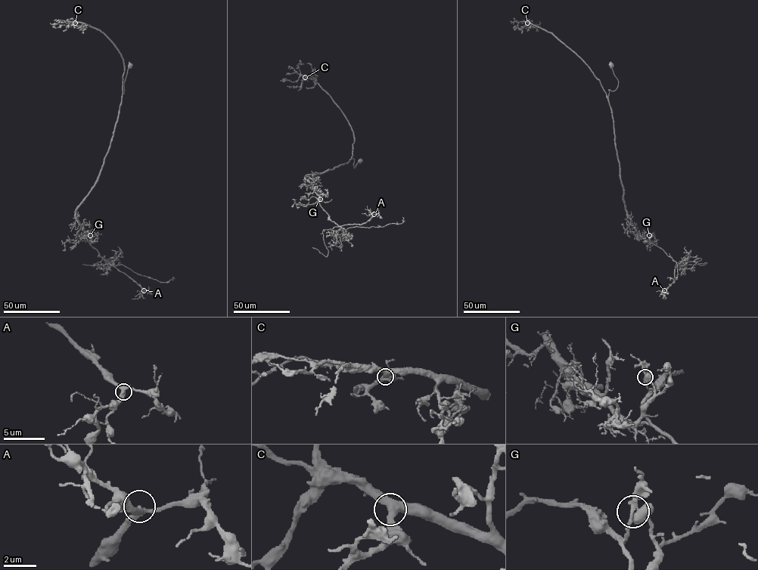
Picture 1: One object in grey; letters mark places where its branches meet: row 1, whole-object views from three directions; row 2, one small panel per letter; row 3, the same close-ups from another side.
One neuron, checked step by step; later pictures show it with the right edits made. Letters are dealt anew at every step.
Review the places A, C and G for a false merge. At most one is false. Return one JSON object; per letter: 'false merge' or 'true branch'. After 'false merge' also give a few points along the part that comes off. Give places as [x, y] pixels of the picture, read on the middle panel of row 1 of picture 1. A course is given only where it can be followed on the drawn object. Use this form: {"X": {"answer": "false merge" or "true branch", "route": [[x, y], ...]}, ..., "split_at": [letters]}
{"A": {"answer": "true branch"}, "C": {"answer": "true branch"}, "G": {"answer": "false merge", "route": [[320, 199], [321, 206], [329, 218], [345, 229], [400, 224], [403, 221], [402, 217]]}, "split_at": ["G"]}

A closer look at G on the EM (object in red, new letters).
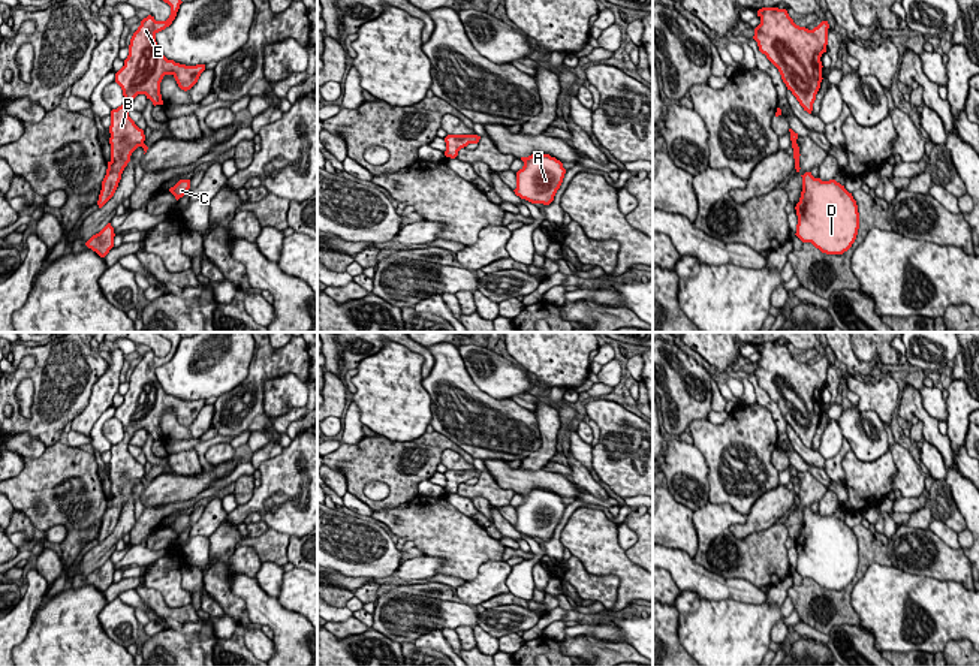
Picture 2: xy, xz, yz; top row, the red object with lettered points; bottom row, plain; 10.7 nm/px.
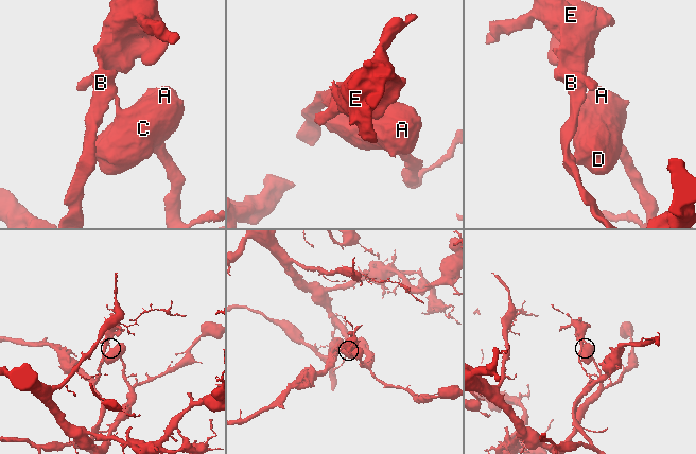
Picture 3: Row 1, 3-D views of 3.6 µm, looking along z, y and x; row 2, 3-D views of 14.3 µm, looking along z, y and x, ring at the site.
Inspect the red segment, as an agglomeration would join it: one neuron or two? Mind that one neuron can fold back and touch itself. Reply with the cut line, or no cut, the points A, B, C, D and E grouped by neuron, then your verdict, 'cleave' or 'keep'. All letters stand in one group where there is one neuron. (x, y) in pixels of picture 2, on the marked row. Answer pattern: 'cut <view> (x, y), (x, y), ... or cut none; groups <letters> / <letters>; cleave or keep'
cut xz (478, 136), (475, 142); groups A C D / B E; cleave

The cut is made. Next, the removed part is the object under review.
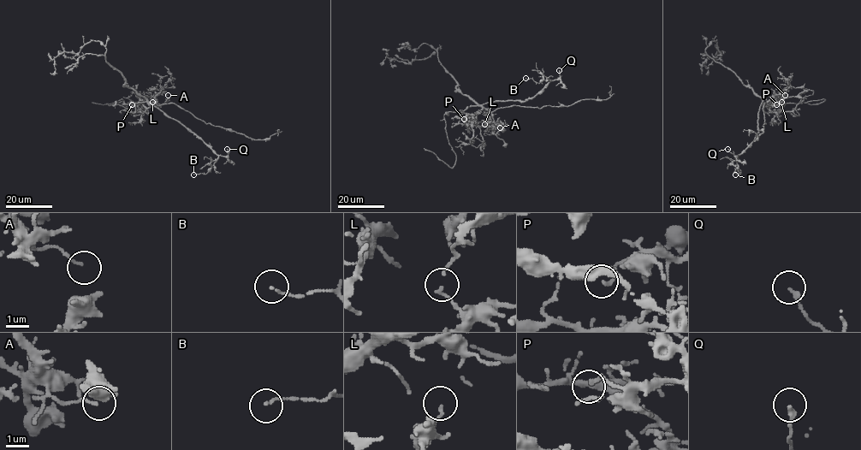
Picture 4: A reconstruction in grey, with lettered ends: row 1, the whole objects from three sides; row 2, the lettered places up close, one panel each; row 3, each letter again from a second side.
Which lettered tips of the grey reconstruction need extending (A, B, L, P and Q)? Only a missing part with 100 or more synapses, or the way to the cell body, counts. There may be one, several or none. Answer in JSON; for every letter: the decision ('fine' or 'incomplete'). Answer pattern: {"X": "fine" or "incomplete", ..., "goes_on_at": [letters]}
{"A": "fine", "B": "fine", "L": "fine", "P": "fine", "Q": "fine", "goes_on_at": []}

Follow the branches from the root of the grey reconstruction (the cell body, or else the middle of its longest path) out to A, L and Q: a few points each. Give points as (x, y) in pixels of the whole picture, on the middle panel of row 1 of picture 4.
A: (474, 101), (487, 111), (494, 126), (500, 127)
L: (474, 101), (490, 113), (494, 121), (484, 124)
Q: (474, 101), (483, 104), (495, 101), (531, 99), (549, 81), (560, 77), (559, 70)

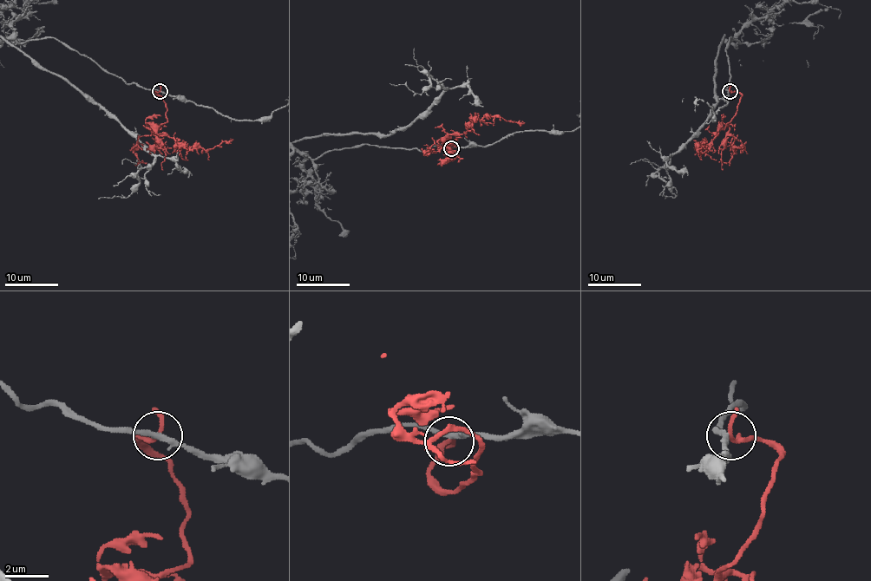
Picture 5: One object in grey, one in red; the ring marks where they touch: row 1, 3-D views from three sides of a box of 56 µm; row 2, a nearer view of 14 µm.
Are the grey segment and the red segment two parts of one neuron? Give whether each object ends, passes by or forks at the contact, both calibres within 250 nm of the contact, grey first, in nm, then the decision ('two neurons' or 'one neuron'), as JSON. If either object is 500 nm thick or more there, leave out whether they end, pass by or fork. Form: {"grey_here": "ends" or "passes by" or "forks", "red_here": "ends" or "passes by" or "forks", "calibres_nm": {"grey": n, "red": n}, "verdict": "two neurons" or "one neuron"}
{"grey_here": "passes by", "red_here": "forks", "calibres_nm": {"grey": 260, "red": 180}, "verdict": "two neurons"}

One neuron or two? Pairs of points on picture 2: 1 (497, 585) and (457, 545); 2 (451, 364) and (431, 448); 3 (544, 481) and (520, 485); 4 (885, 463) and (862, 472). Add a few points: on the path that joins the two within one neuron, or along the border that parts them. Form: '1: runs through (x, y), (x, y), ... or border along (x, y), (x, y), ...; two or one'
1: border along (500, 560), (487, 560), (478, 573), (466, 582); two
2: border along (434, 430), (464, 451); two
3: runs through (538, 481), (526, 481); one
4: runs through (879, 469), (868, 472); one

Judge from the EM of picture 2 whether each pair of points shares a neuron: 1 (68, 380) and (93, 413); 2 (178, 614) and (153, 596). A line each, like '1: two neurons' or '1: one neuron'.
1: two neurons
2: one neuron

